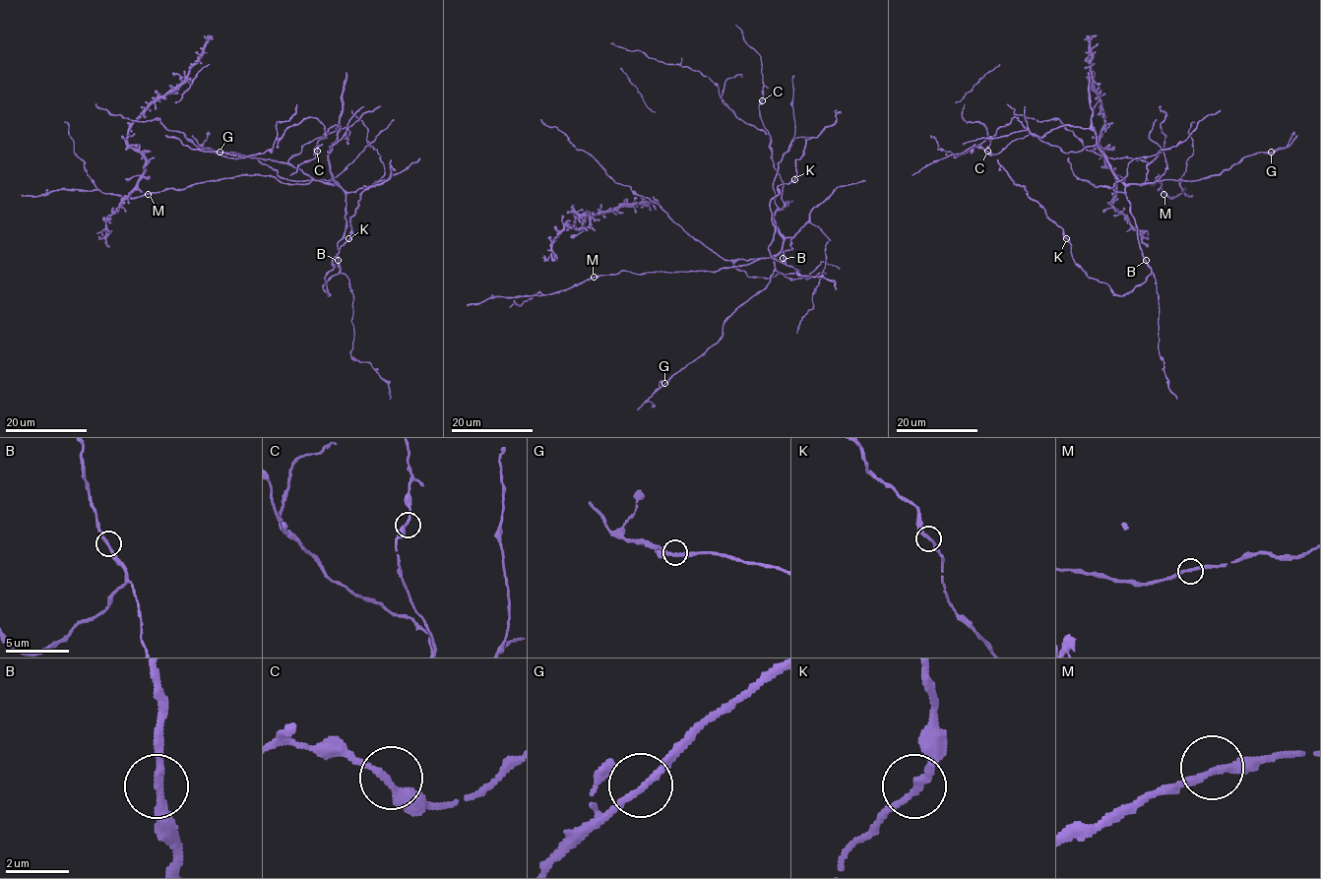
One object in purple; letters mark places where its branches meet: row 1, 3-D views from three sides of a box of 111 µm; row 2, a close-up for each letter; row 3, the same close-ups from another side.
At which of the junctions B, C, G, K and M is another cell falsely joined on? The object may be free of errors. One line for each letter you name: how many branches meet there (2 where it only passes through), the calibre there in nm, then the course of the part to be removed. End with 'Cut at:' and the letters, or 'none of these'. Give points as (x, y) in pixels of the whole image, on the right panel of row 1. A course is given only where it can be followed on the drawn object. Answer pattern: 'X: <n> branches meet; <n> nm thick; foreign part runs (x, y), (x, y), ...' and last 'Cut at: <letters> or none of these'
Cut at: none of these

